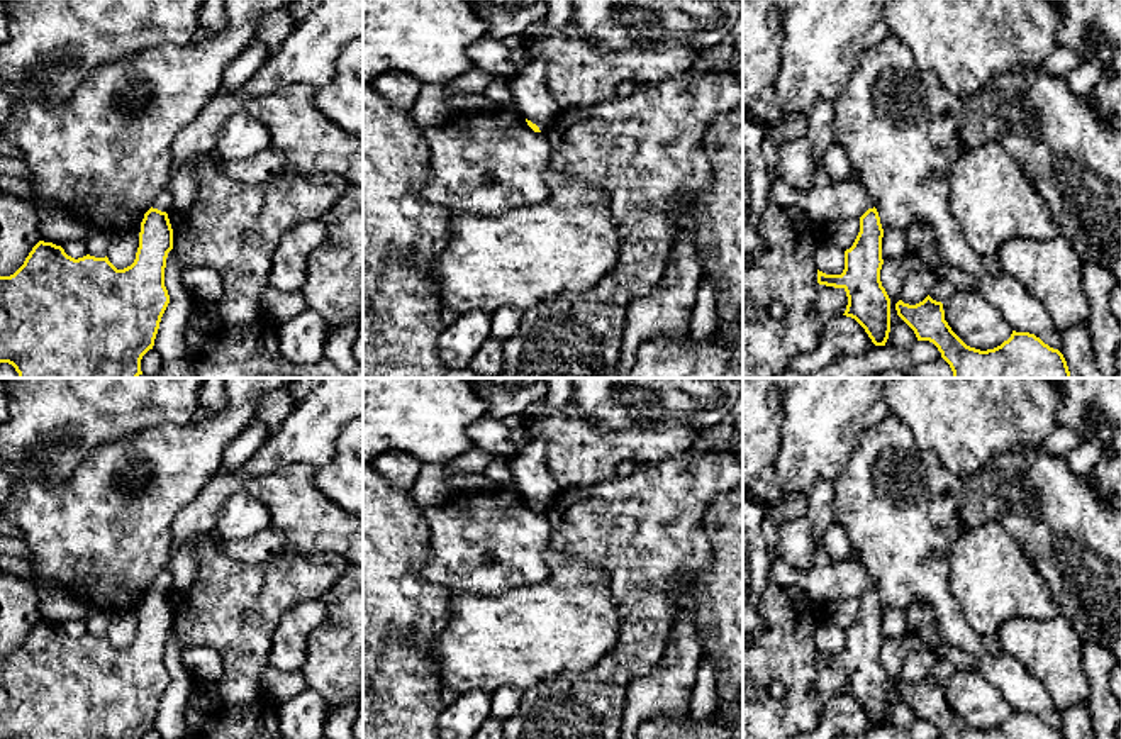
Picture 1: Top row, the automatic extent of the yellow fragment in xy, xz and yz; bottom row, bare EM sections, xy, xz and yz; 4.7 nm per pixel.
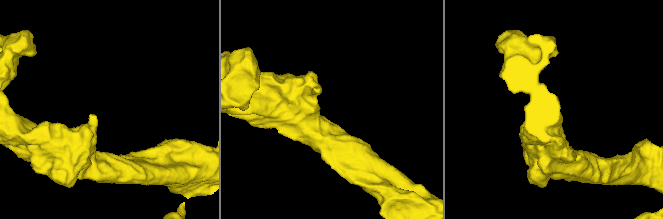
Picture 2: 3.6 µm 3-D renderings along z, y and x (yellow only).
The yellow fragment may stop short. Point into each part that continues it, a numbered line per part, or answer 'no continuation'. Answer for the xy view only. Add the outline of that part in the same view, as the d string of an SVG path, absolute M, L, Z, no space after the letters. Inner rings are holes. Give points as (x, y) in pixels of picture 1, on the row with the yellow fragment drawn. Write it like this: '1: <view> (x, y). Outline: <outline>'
1: xy (163, 199). Outline: M165 183L165 185L161 186L161 190L159 190L159 193L156 195L156 198L154 198L154 202L153 202L151 207L168 214L168 210L170 210L170 207L171 207L171 192L170 192L168 183Z

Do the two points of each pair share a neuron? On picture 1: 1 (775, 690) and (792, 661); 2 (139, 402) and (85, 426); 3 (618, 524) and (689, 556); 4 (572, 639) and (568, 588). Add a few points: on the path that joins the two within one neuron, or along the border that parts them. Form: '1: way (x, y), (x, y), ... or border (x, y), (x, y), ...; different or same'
1: border (774, 677), (786, 690), (779, 702); different
2: way (126, 402), (109, 402), (99, 412); same
3: way (635, 527), (640, 527), (662, 550), (672, 551); same
4: way (572, 627), (572, 600); same

